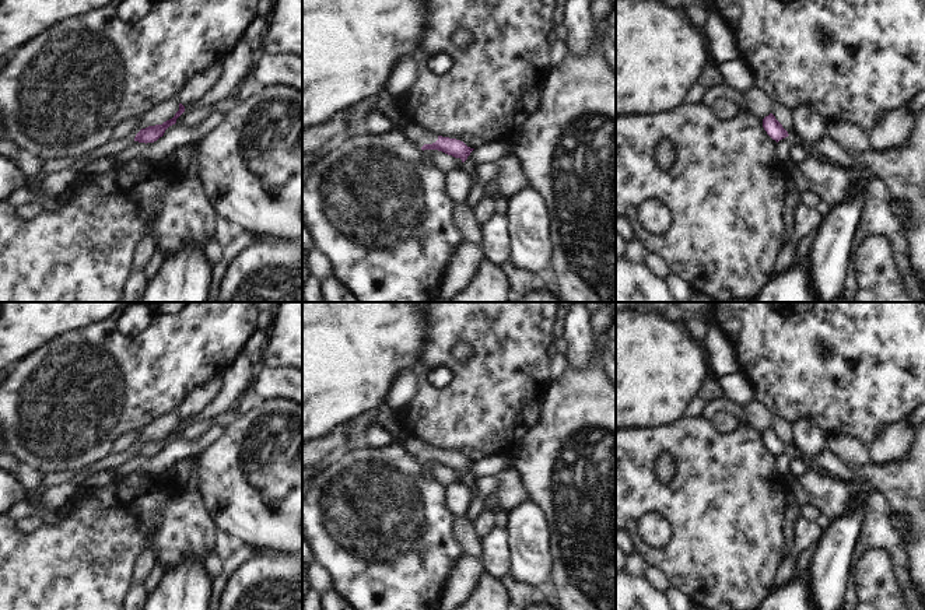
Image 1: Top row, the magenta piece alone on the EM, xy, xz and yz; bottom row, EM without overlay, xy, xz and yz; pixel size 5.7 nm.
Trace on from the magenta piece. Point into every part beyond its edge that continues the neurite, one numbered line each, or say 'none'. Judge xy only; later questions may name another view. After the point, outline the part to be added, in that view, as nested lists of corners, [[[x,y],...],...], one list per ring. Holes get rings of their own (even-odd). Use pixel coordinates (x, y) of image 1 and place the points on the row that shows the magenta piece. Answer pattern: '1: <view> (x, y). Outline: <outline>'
1: xy (195, 87). Outline: [[[214,63],[193,74],[188,83],[175,94],[176,101],[183,106],[192,105],[218,77],[221,64]]]

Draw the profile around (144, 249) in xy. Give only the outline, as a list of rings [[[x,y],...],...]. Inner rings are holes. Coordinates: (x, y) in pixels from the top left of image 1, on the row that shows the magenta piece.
[[[144,235],[134,246],[134,255],[130,263],[130,273],[143,270],[154,255],[154,243],[150,235]]]

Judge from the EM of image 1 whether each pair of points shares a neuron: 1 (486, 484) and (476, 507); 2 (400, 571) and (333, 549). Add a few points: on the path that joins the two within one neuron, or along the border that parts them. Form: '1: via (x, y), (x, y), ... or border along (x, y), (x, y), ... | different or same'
1: via (483, 490), (477, 501) | same
2: via (384, 567), (367, 567), (350, 554) | same

